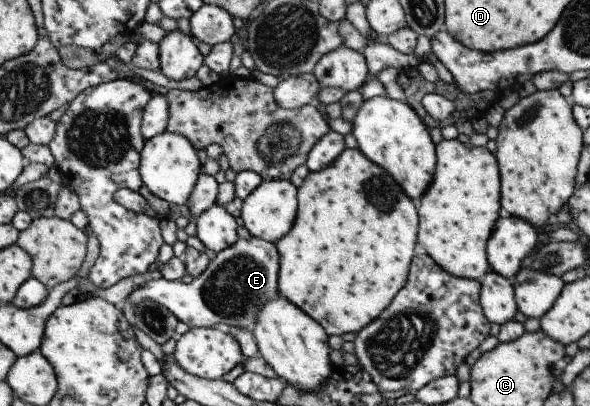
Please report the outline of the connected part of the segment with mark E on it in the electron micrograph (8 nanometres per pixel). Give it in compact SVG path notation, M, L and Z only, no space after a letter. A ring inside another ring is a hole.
M254 236L248 239L238 238L214 257L206 272L189 284L184 284L181 280L170 281L164 277L150 280L132 291L128 300L134 307L144 300L160 302L190 329L214 328L218 323L225 323L232 329L250 330L255 325L263 304L277 296L279 264L276 245Z

